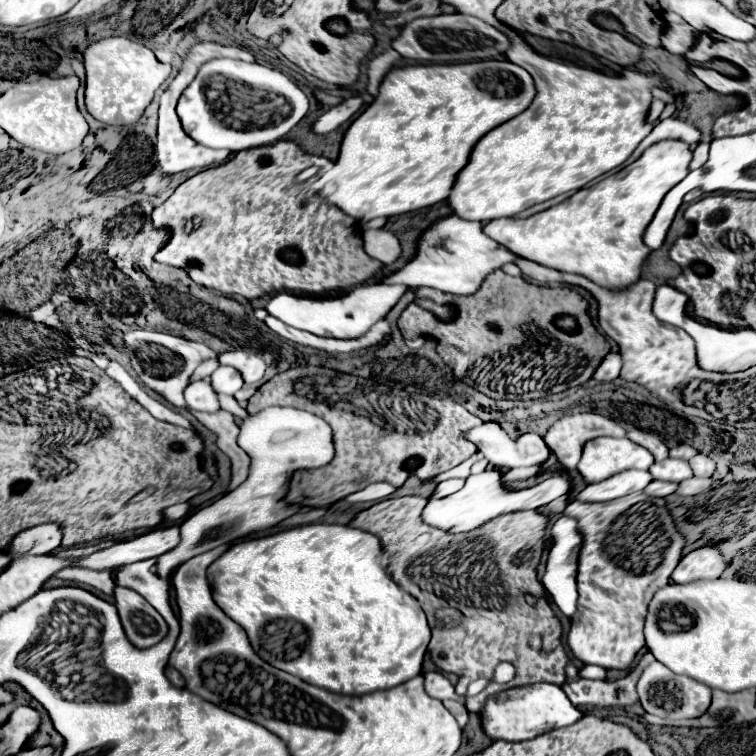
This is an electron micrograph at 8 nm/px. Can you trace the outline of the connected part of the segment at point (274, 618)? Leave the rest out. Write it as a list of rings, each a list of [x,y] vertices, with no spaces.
[[[306,524],[232,544],[208,566],[212,598],[240,624],[254,652],[270,666],[338,694],[368,694],[394,688],[422,672],[430,626],[420,604],[404,592],[382,564],[376,536],[340,524]]]

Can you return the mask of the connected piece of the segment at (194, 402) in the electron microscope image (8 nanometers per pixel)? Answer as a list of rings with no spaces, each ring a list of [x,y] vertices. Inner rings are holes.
[[[196,380],[188,384],[184,398],[192,410],[198,410],[198,412],[218,412],[220,410],[218,394],[206,380]]]

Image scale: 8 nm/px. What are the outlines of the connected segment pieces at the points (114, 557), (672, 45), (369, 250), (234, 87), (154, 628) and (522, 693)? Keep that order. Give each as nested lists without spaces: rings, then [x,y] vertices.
[[[178,526],[162,528],[162,530],[152,530],[144,536],[138,536],[128,542],[118,542],[112,548],[106,548],[102,552],[94,552],[92,556],[80,560],[82,566],[92,568],[92,570],[102,570],[102,568],[120,568],[130,562],[140,562],[148,560],[170,552],[176,548],[180,542],[180,532]]]
[[[668,24],[662,34],[662,46],[678,56],[684,56],[696,44],[696,32],[690,24]]]
[[[384,228],[364,230],[362,240],[364,240],[366,254],[380,260],[382,264],[392,264],[400,256],[398,238],[392,232],[384,230]]]
[[[216,58],[206,62],[178,100],[184,132],[208,148],[226,148],[232,154],[266,146],[290,132],[308,112],[306,94],[280,70],[258,62]]]
[[[116,586],[114,598],[126,638],[136,648],[150,648],[168,634],[164,618],[138,592]]]
[[[532,684],[532,686],[520,686],[520,688],[500,692],[488,698],[480,714],[482,728],[488,734],[488,738],[508,740],[508,742],[530,740],[534,736],[540,736],[542,732],[570,726],[578,722],[582,716],[584,714],[570,704],[562,686],[556,686],[556,684]]]

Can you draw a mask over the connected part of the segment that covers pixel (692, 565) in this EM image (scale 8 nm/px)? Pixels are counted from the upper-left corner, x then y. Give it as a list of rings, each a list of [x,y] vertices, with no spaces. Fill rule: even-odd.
[[[702,546],[686,556],[682,556],[680,564],[672,572],[672,580],[676,584],[686,584],[702,578],[718,578],[726,568],[726,562],[716,546]]]

